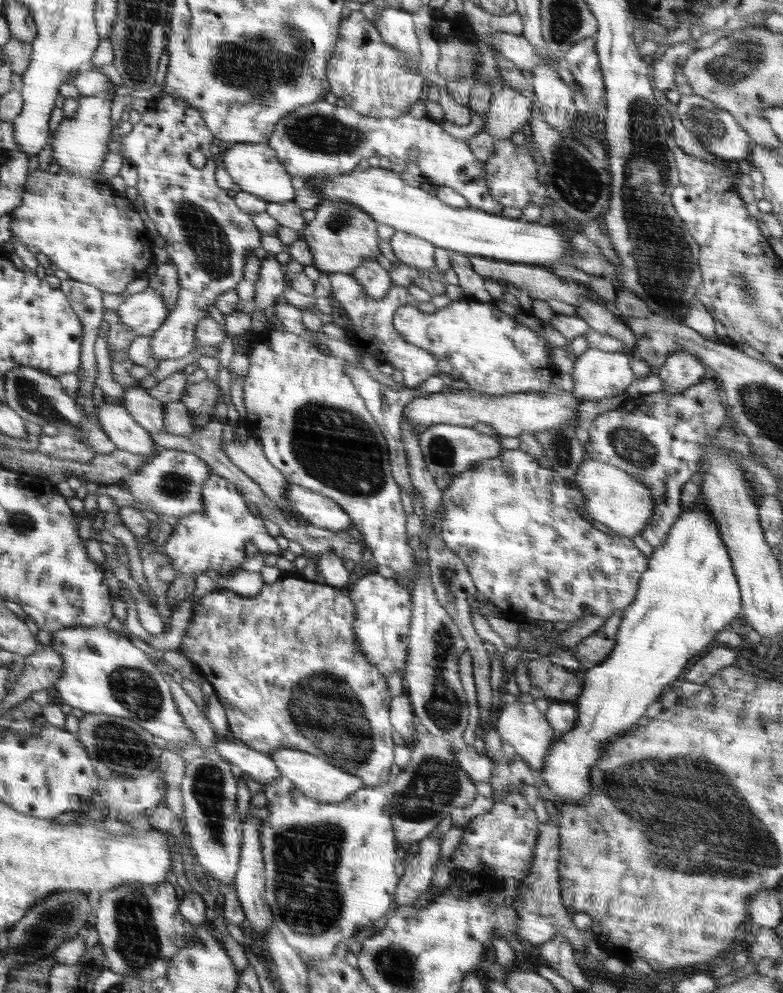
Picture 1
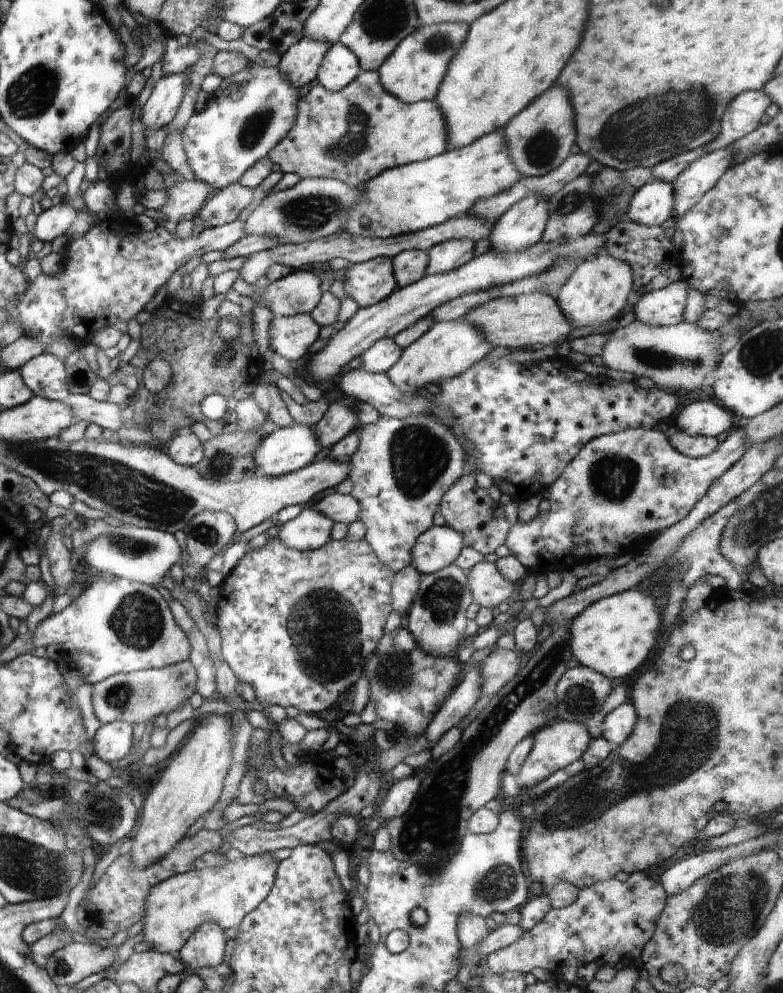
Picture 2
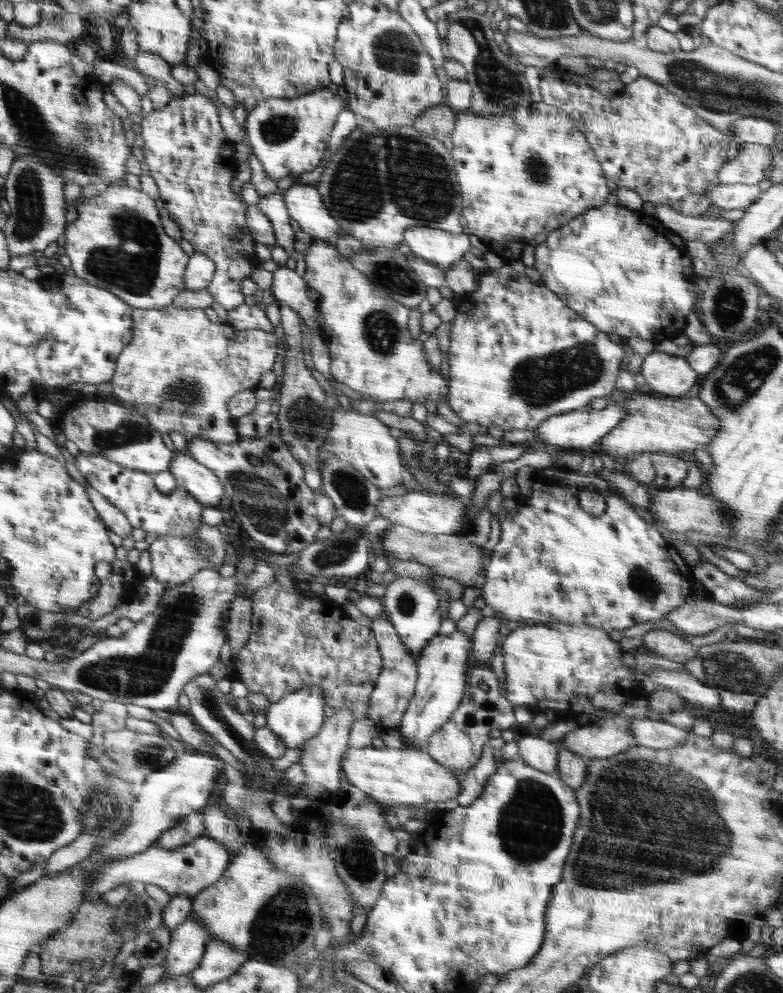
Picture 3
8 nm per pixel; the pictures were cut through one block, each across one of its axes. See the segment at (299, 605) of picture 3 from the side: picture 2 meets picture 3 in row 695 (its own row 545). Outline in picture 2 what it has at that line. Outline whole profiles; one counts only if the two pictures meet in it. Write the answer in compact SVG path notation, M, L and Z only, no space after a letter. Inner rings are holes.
M277 537L270 538L268 543L260 550L250 550L236 564L236 567L225 576L225 580L218 586L220 588L220 600L215 610L217 630L221 637L221 652L224 661L230 666L239 683L249 684L256 693L257 707L265 709L270 705L278 705L282 708L296 707L306 715L318 715L333 707L342 694L349 692L364 671L364 664L368 656L374 651L378 640L385 634L384 626L387 617L393 612L391 589L394 574L378 559L372 546L363 539L362 541L348 541L343 539L328 540L324 546L316 551L298 551L286 547Z

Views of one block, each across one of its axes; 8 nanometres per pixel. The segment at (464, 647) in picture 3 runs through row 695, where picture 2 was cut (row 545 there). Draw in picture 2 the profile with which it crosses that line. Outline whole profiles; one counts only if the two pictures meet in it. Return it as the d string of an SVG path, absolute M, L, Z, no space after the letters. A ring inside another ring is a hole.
M446 524L432 526L412 548L412 565L422 575L430 575L455 563L463 548L463 537Z

